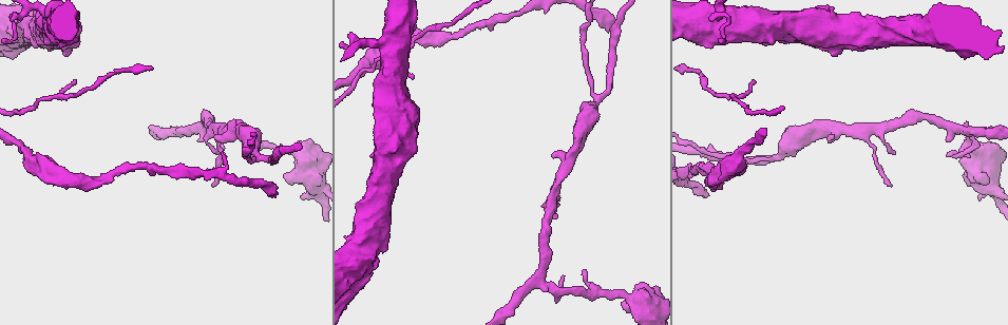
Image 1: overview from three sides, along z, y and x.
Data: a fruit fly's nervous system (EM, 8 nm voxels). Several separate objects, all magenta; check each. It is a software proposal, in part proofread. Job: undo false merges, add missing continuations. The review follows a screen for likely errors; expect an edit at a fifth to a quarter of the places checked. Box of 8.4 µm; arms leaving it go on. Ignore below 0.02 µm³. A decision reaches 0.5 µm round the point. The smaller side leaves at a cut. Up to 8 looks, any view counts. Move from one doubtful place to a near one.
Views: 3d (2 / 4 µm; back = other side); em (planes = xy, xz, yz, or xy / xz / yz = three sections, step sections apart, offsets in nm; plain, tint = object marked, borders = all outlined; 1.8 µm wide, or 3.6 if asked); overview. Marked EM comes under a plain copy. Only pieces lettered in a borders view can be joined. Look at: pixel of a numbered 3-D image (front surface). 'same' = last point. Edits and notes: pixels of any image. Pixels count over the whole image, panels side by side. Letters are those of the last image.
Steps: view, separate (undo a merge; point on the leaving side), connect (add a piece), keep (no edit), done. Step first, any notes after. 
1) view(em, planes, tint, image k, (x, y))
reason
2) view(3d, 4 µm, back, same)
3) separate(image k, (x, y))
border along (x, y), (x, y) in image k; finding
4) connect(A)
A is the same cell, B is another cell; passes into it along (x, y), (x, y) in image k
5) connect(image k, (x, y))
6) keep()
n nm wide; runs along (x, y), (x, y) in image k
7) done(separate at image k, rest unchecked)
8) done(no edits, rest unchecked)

view(3d, 2 µm, image 1, (103, 179))
calibre changes

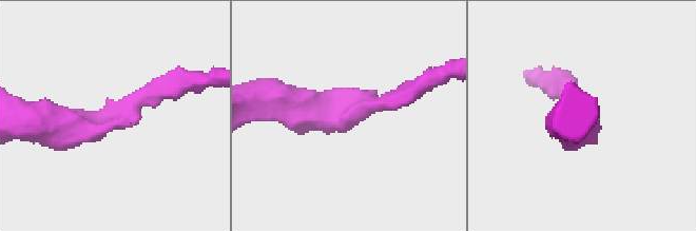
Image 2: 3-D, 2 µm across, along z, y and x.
view(em, planes, tint, image 2, (344, 117))
arms of 170, 300 nm; now the EM

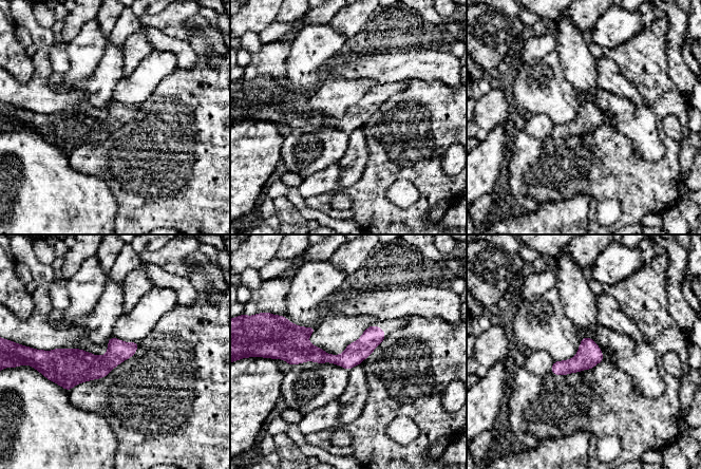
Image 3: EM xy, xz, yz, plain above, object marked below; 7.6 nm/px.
view(em, planes, borders, same)
see the neighbours

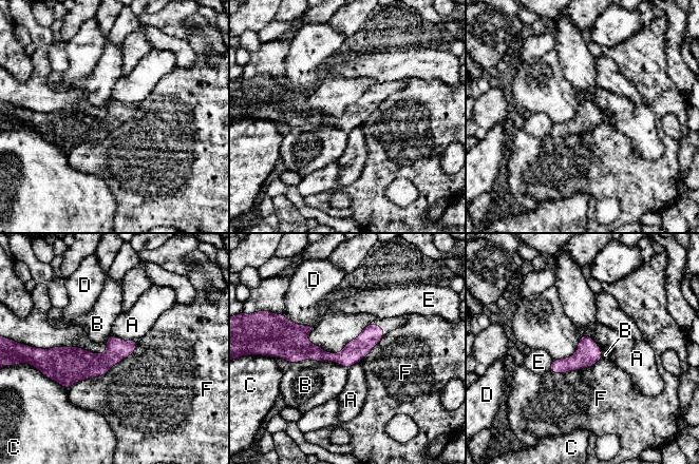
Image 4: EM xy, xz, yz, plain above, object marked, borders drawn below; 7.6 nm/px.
keep()
A, B, C, D, E and F are other cells; runs along (381, 331), (348, 356), (284, 346) in image 4; continuous, no second cell

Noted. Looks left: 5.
view(3d, 4 µm, image 1, (261, 159))
branch point

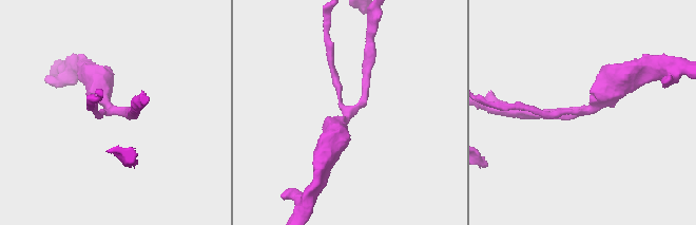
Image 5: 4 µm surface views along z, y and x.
view(em, yz, step 16, borders, image 5, (587, 112))
3 arms

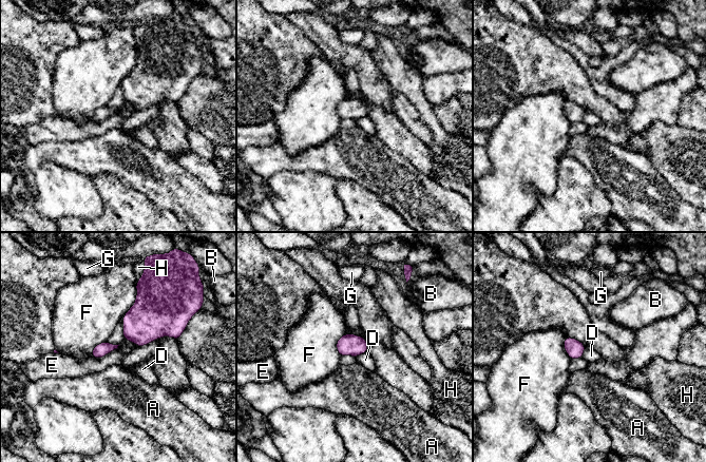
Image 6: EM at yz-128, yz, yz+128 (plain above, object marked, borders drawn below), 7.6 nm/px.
keep()
80 nm wide; F touches over 280 nm; A, B, D, E, F, G and H are other cells; one cell here

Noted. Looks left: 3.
view(em, xy, step 16, tint, image 1, (707, 195))
free end

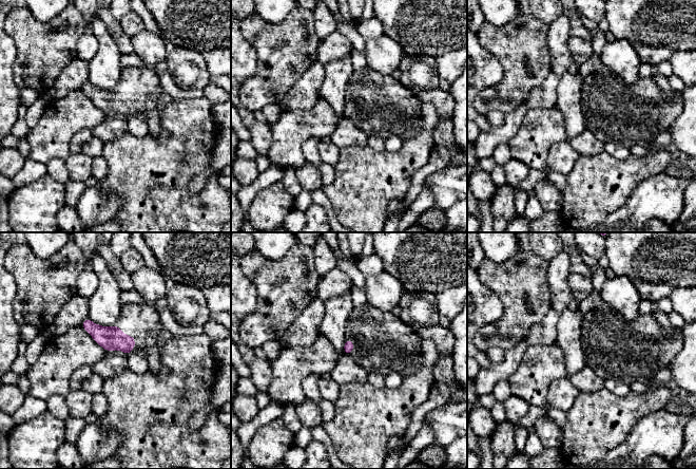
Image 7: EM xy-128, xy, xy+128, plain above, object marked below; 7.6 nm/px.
view(em, planes, borders, same)
cut it another way

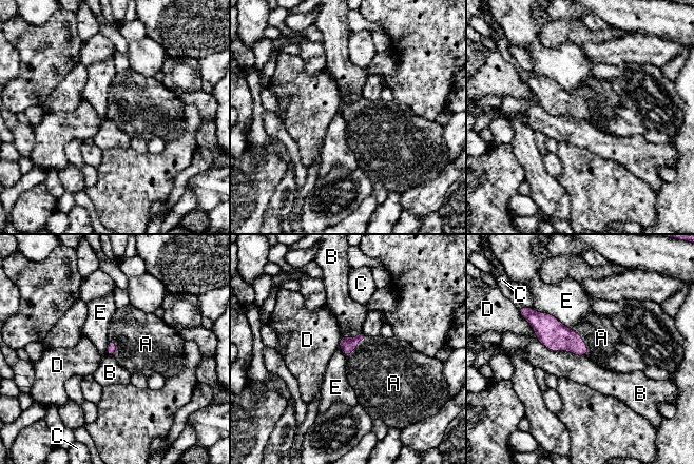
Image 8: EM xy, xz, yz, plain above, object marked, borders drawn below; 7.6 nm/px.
connect(A)
A is the same cell, B, C, D and E are other cells; passes into it along (552, 333), (583, 341), (601, 337) in image 8; it goes on there

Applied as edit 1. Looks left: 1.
view(em, planes, borders, image 1, (367, 63))
thick turns thin

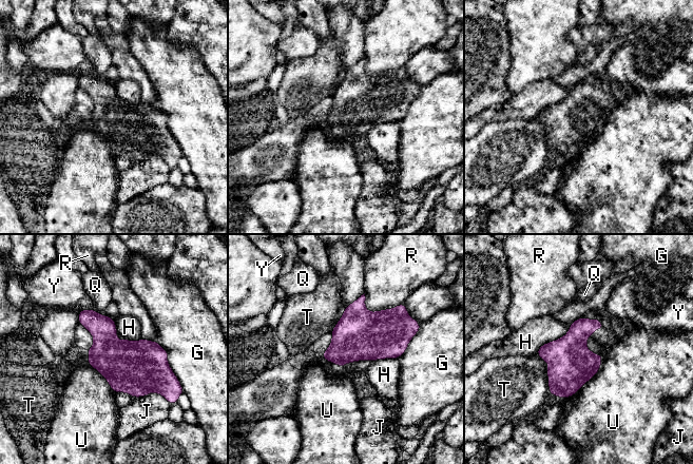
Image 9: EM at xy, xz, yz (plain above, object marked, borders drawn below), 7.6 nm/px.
keep()
G, H, J, Q, R, T, U and Y are other cells; border along (602, 356), (599, 369), (565, 399) in image 9; continuous, no second cell

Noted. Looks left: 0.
done(connect at image 8, rest unchecked)

